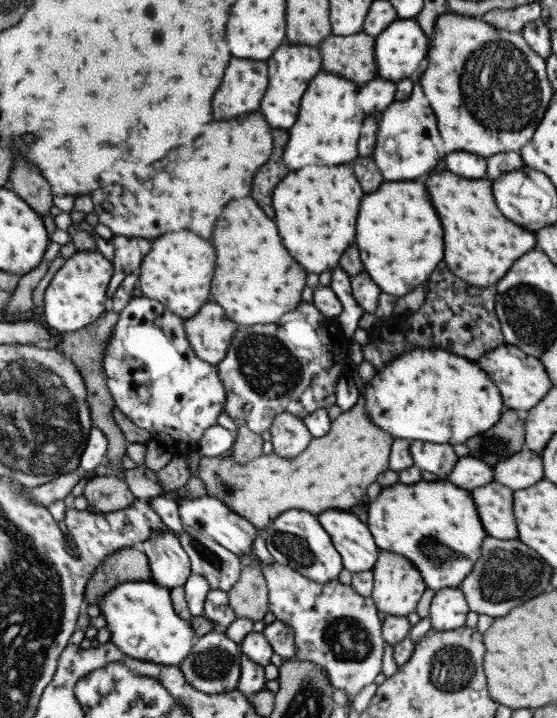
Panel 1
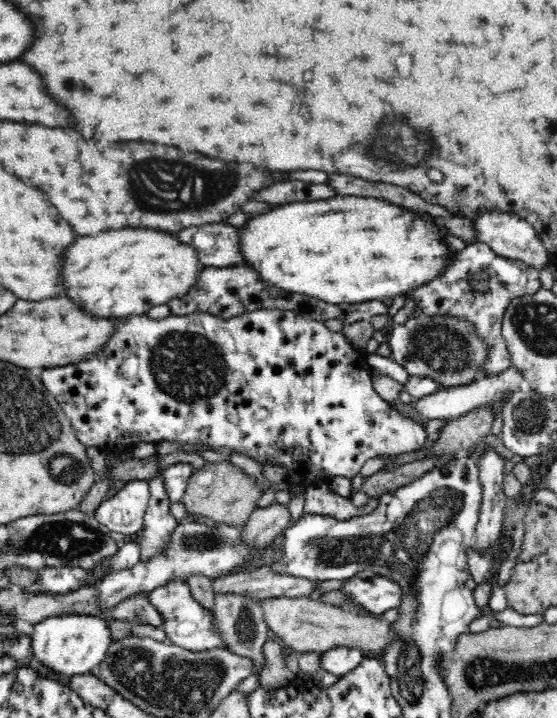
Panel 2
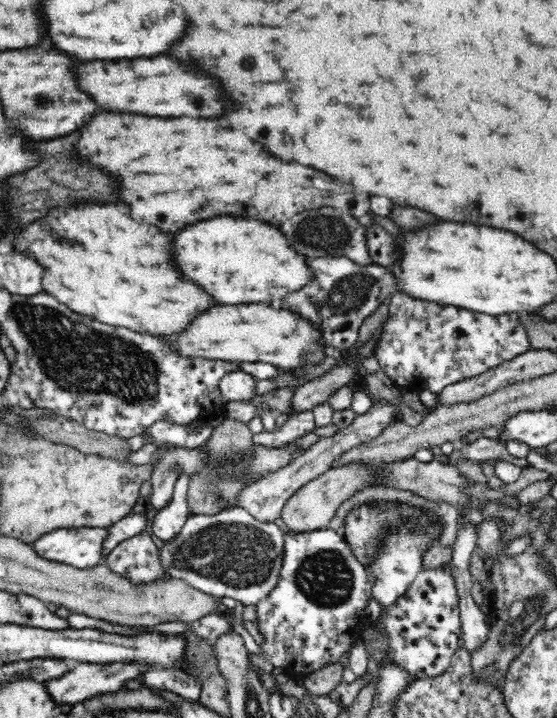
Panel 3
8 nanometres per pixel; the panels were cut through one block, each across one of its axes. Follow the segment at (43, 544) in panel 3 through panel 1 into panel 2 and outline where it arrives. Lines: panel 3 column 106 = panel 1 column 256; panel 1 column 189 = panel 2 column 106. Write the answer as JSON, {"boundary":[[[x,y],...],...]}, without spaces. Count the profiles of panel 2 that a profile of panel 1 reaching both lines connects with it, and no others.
{"boundary":[[[148,480],[126,482],[108,500],[100,504],[94,516],[100,524],[108,526],[110,532],[122,532],[136,538],[144,526],[150,496],[152,494]]]}

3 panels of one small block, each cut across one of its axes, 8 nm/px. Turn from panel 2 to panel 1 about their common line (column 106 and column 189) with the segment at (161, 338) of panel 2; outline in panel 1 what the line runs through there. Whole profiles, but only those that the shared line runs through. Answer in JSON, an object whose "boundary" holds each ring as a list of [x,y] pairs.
{"boundary":[[[133,298],[131,304],[121,312],[121,318],[111,336],[111,344],[103,360],[107,386],[113,394],[115,404],[121,412],[137,424],[141,430],[147,430],[153,440],[161,444],[171,456],[185,458],[191,452],[201,452],[201,442],[207,430],[219,426],[219,416],[227,410],[227,388],[219,374],[219,366],[203,362],[189,340],[187,320],[177,316],[169,306],[153,298]]]}

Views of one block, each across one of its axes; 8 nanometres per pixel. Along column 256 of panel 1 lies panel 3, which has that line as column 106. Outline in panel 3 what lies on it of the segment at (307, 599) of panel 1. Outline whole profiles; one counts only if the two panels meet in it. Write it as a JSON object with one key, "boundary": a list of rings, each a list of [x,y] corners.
{"boundary":[[[142,530],[140,534],[120,540],[106,554],[104,564],[122,576],[130,576],[134,582],[150,582],[164,576],[158,546],[158,540]]]}

